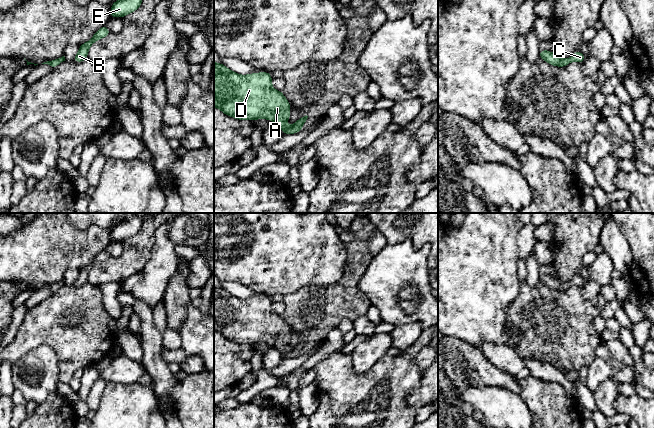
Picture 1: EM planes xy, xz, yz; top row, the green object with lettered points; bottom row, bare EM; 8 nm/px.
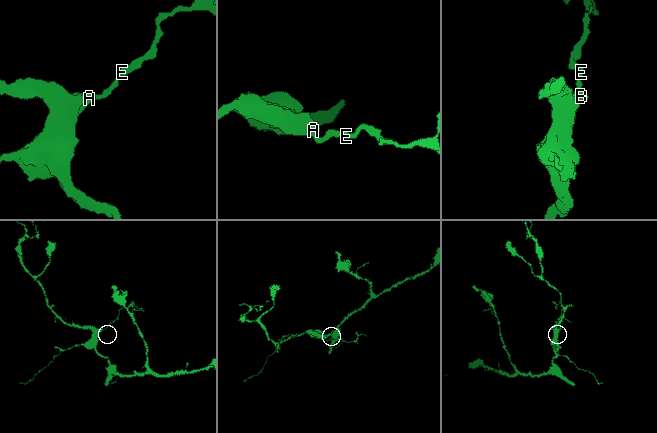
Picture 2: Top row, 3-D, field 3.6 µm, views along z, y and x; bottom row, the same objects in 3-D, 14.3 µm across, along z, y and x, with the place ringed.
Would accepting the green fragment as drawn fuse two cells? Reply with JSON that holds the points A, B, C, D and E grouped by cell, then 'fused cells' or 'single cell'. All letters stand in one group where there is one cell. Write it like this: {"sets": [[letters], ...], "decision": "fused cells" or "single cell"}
{"sets": [["A", "B", "C", "D", "E"]], "decision": "single cell"}

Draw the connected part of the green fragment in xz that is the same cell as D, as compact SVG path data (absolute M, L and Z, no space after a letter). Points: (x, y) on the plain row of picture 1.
M214 286L214 331L239 344L268 343L276 346L283 358L302 354L308 340L294 349L285 347L290 341L290 328L282 315L272 311L268 296L239 299L221 287Z

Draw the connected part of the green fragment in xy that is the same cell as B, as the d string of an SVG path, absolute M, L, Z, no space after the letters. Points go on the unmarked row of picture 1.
M105 249L103 251L101 251L89 265L80 269L79 275L76 278L73 286L82 286L82 285L86 284L88 275L89 275L89 272L91 271L91 269L93 267L95 267L96 265L106 261L110 257L111 256L108 254L108 252Z

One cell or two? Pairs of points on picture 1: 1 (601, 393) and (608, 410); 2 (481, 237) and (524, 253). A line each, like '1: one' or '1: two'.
1: one
2: two

